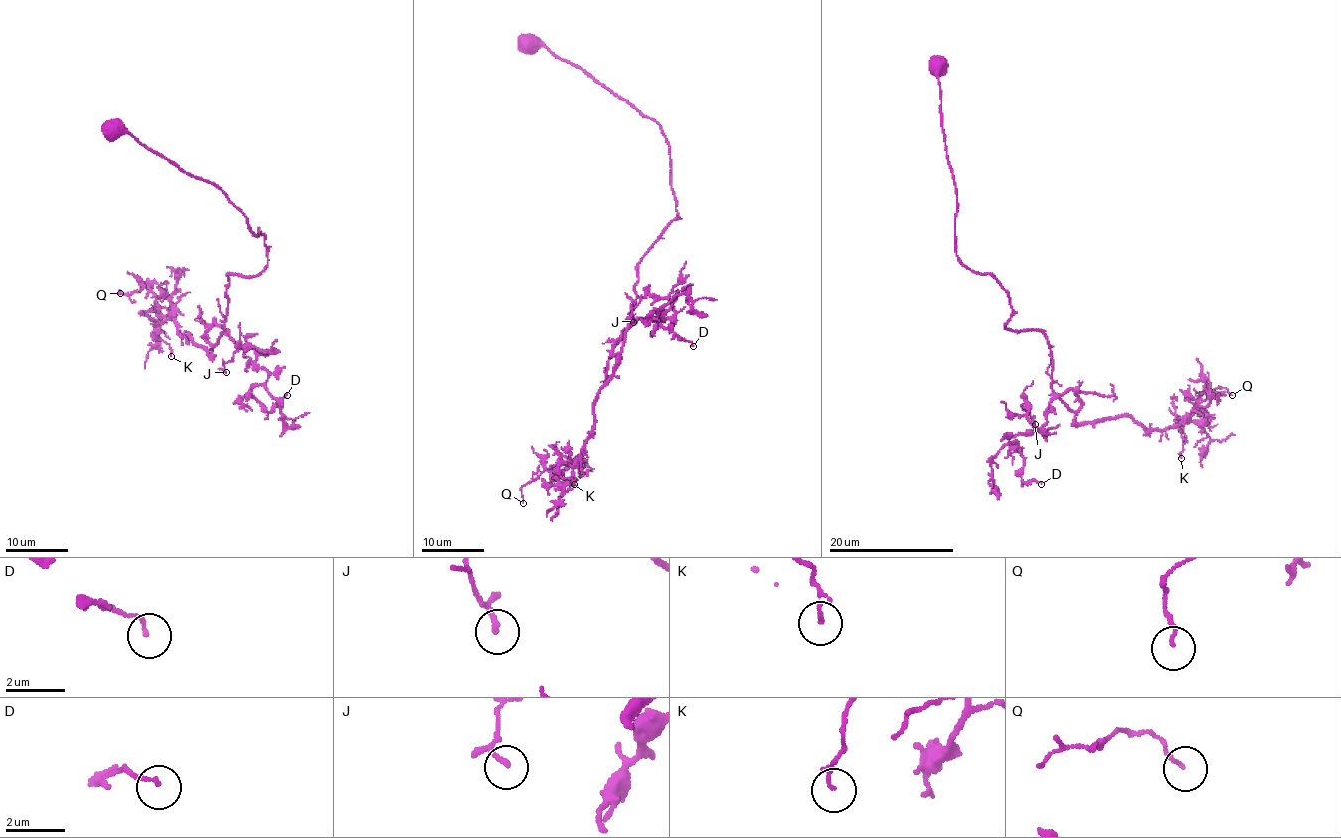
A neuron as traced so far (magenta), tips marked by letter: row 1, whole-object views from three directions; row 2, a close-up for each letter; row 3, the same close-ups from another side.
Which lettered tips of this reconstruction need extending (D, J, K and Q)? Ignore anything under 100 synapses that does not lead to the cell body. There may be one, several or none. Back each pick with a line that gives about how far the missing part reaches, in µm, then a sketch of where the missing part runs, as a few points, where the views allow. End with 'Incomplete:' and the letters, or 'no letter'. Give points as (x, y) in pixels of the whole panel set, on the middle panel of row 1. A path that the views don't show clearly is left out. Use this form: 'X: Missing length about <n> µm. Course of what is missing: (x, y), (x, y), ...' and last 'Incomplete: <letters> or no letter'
Incomplete: no letter

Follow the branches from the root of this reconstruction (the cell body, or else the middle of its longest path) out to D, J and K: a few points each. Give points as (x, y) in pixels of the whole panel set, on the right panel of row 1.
D: (935, 67), (954, 251), (1007, 293), (1004, 328), (1050, 348), (1047, 420), (1009, 439), (1023, 481), (1041, 484)
J: (935, 67), (954, 251), (1007, 293), (1004, 328), (1042, 332), (1050, 348), (1042, 428), (1022, 405), (1035, 424)
K: (935, 67), (956, 255), (1007, 293), (1004, 328), (1042, 332), (1074, 420), (1184, 419), (1181, 458)

